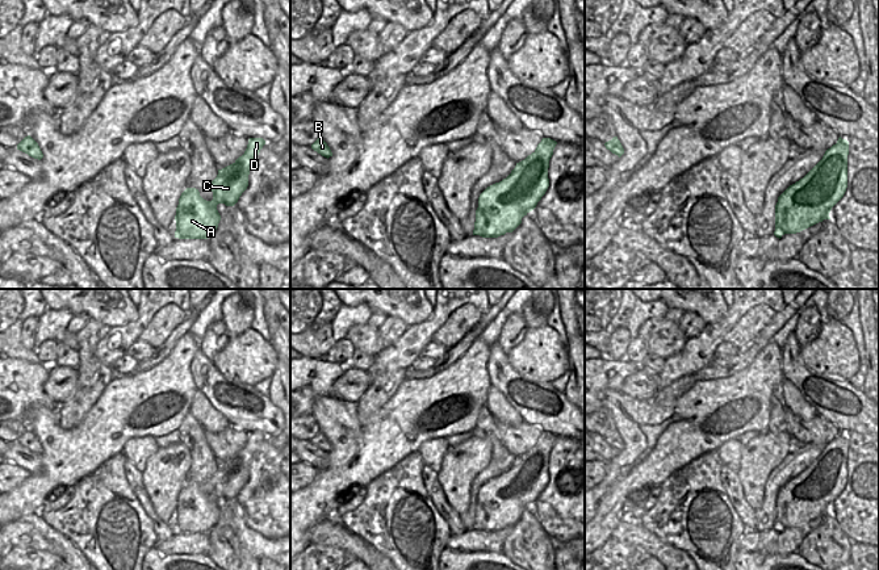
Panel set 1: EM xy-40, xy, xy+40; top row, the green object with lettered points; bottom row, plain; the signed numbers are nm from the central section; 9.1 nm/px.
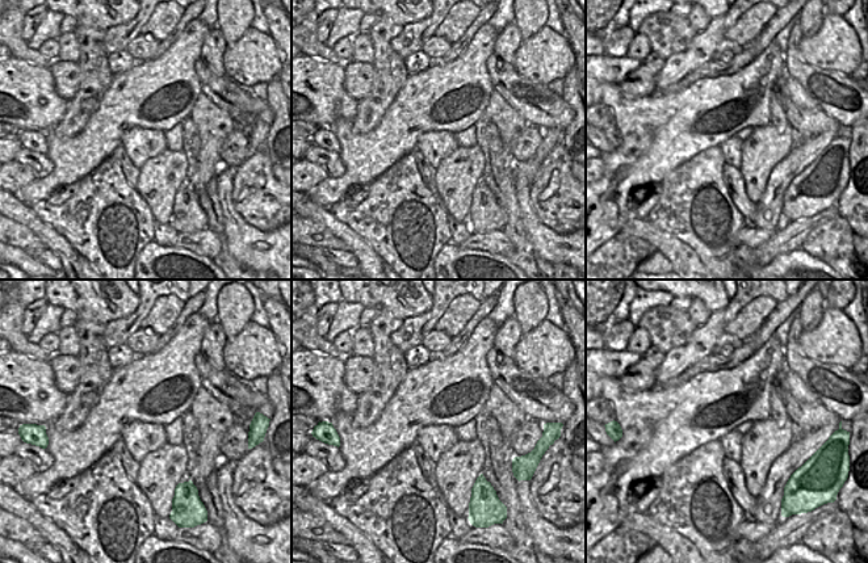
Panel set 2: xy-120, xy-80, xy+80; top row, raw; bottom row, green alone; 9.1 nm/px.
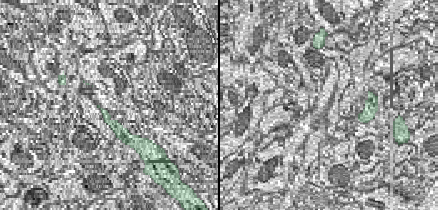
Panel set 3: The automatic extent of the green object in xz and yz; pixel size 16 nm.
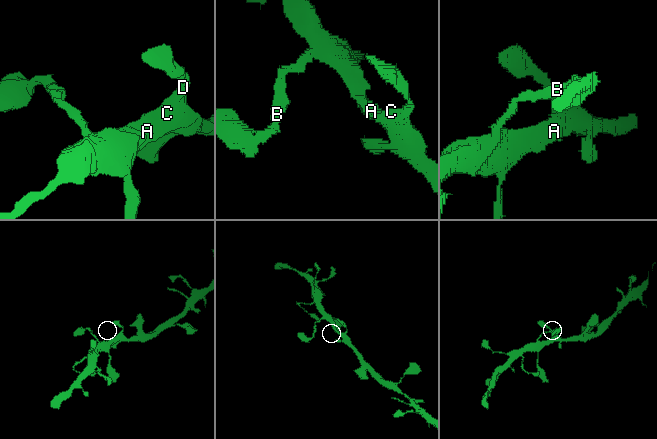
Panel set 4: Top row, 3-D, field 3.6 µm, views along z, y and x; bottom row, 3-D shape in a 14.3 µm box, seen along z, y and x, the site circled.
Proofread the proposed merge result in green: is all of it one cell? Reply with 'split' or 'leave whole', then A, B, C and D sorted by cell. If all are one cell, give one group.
leave whole; groups A B C D

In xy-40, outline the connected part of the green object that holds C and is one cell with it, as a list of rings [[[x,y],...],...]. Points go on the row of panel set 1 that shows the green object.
[[[250,138],[247,148],[233,164],[218,169],[210,183],[213,200],[206,201],[198,189],[187,188],[176,208],[176,231],[179,239],[208,239],[218,227],[221,215],[218,204],[234,206],[248,186],[250,168],[265,144],[263,138]]]

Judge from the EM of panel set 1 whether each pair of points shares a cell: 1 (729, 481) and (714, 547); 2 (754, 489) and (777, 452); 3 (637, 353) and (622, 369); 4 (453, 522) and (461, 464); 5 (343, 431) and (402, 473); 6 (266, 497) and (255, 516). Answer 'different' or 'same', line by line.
1: different
2: same
3: different
4: different
5: different
6: same

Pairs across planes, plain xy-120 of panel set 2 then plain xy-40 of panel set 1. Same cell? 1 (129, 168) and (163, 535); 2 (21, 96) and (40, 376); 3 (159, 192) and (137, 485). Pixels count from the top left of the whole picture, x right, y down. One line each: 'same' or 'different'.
1: same
2: same
3: different

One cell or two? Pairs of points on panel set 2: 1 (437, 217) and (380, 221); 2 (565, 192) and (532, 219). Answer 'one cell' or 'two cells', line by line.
1: one cell
2: two cells

